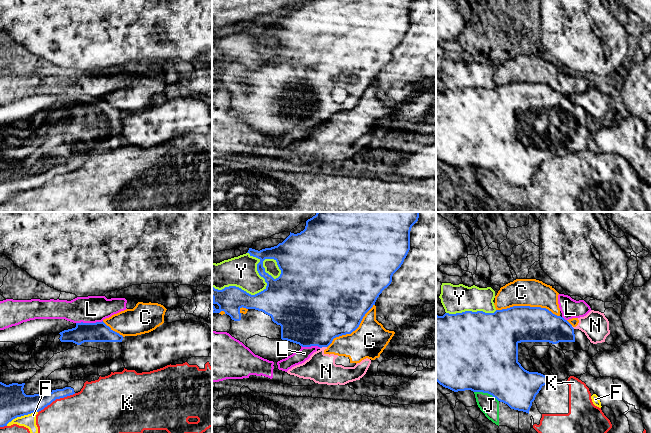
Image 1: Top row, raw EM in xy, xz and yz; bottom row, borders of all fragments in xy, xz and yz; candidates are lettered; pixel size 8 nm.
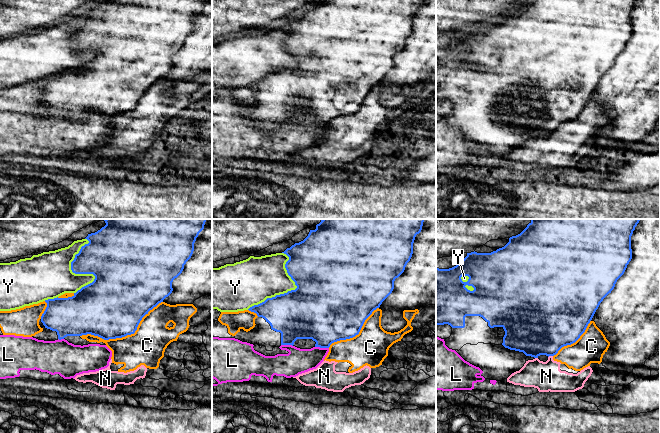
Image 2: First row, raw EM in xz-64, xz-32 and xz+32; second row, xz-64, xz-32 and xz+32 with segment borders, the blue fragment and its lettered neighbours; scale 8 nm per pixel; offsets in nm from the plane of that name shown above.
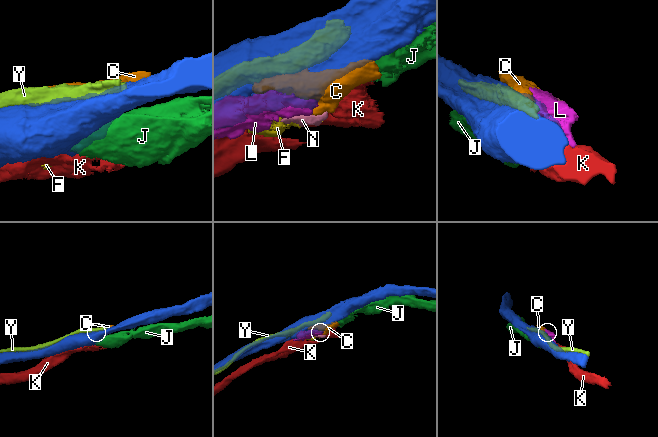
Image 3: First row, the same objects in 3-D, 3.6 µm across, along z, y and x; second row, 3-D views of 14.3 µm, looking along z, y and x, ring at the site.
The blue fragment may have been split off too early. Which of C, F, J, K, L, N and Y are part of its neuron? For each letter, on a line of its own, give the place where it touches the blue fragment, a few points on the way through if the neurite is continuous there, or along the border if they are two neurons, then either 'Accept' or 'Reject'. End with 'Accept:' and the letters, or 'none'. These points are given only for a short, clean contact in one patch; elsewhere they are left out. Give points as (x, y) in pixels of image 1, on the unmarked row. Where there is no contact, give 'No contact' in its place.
C: Touches blue at yz (528, 82). Reject
F: Touches blue at xy (21, 191). Reject
J: Touches blue at yz (486, 168). Reject
K: Touches blue at xy (56, 174). Reject
L: Touches blue at xy (89, 99). Reject
N: Touches blue at xz (323, 122). Boundary: xz (326, 122), (320, 124). Reject
Y: Touches blue at xz (252, 71). Reject
Accept: none

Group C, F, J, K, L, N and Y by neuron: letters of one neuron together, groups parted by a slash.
C L N / F J K / Y

